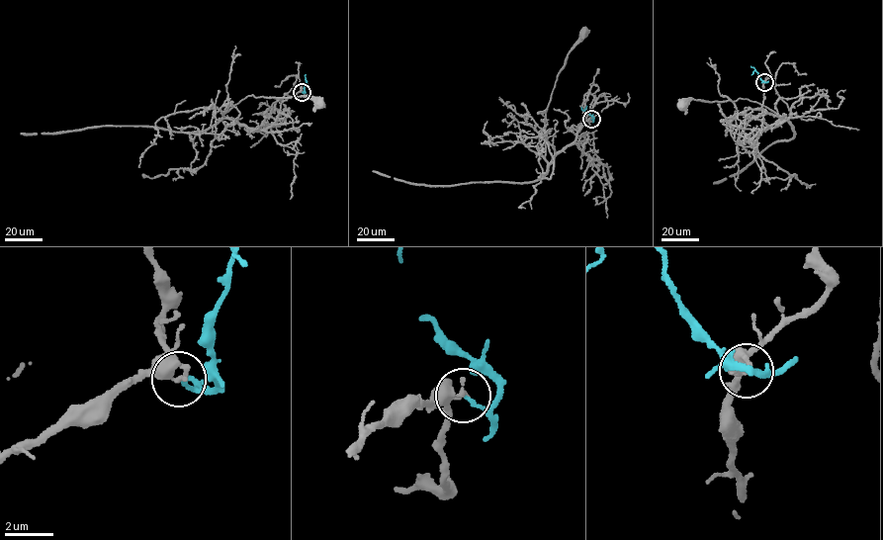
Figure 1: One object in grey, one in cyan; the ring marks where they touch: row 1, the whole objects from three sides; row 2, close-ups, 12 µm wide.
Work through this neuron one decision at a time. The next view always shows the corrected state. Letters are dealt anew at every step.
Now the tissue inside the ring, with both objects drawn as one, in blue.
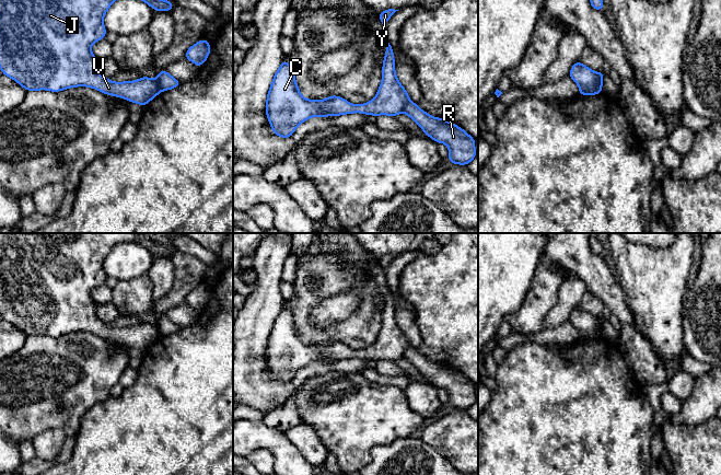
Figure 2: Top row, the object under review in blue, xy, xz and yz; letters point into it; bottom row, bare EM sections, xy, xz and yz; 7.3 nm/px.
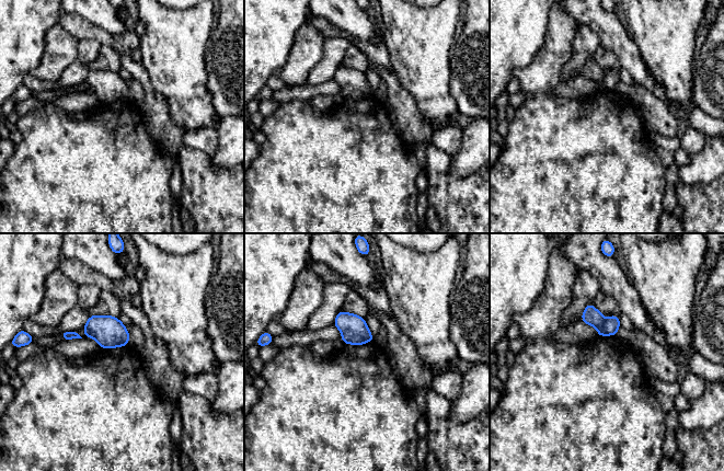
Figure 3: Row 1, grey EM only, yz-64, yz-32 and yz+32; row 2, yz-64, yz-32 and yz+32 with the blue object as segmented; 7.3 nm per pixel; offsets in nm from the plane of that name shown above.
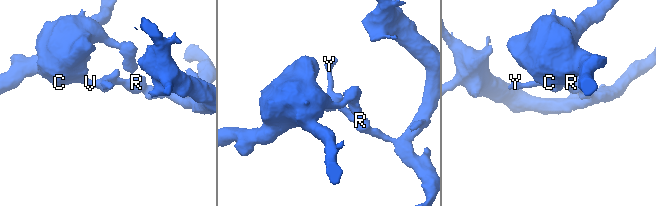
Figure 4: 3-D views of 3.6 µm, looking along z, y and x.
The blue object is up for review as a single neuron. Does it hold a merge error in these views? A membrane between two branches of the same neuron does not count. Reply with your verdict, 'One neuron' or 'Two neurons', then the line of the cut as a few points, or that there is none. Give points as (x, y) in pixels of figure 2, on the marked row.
Two neurons. Split along yz (595, 73), (596, 81), (601, 85)

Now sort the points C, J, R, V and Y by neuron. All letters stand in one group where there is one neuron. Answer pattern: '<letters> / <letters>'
C J V Y / R

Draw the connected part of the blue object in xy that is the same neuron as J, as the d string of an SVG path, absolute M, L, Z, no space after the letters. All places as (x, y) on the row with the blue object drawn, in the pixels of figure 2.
M0 0L0 69L26 91L60 92L74 86L89 86L146 106L162 90L159 82L142 77L136 81L112 82L97 72L91 45L105 38L103 19L115 0Z

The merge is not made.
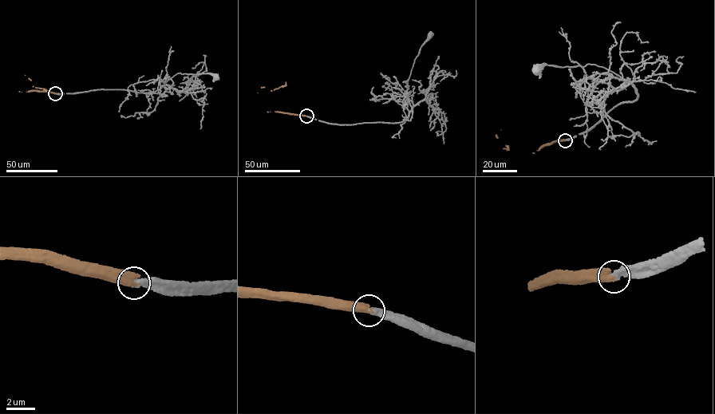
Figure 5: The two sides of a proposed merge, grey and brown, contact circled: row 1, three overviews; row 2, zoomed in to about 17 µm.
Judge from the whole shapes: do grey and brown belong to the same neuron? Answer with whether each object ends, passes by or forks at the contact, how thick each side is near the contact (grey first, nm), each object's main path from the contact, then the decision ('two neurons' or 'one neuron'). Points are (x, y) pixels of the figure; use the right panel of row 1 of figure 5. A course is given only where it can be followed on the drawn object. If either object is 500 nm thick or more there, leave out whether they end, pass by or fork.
calibres 440 and 550 nm; course grey (564, 140), (590, 129), (616, 105), (638, 96), (630, 82), (595, 65), (559, 67), (543, 63), (537, 68); course brown (564, 140), (543, 146), (534, 153), (495, 136); one neuron

